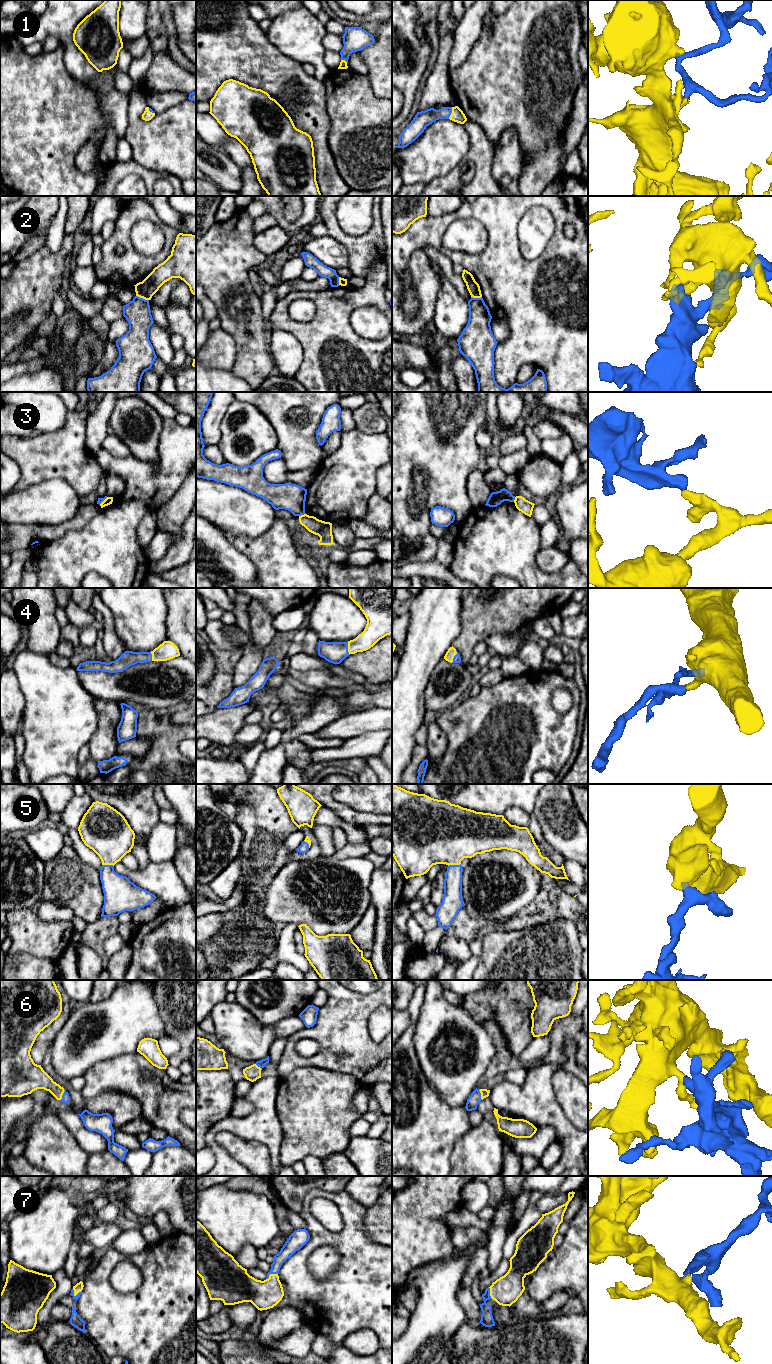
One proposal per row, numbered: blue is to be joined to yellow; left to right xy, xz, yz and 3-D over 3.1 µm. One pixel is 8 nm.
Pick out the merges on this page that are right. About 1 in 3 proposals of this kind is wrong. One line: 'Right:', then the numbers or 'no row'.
Right: 1, 4, 5, 6, 7

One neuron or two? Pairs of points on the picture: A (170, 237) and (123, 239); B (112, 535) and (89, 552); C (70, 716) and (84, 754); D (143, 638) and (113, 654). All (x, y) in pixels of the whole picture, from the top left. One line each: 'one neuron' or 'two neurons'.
A: one neuron
B: one neuron
C: two neurons
D: two neurons

